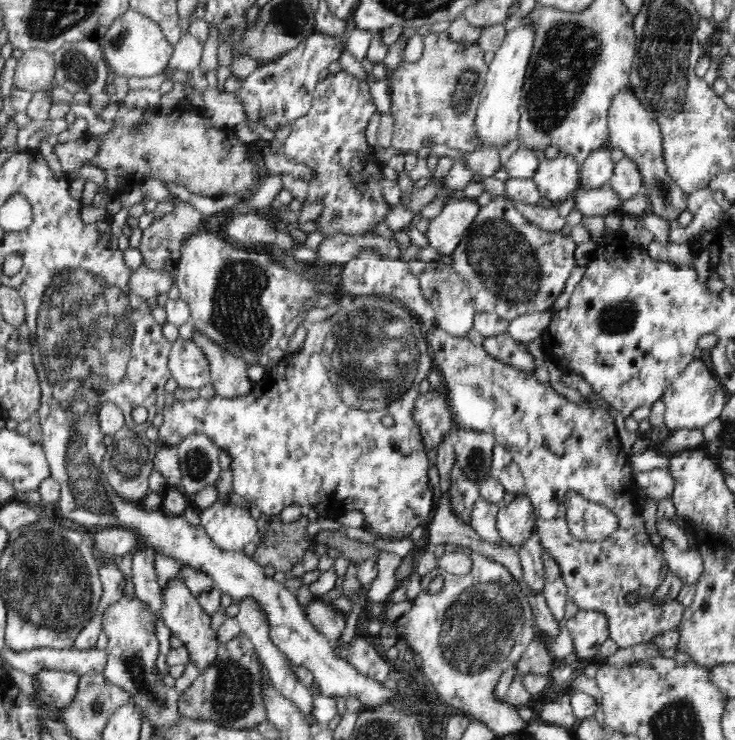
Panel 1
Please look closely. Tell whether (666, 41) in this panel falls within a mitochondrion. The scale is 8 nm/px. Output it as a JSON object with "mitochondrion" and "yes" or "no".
{"mitochondrion":"yes"}

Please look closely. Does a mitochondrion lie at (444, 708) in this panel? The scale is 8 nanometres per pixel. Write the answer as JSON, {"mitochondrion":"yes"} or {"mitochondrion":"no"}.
{"mitochondrion":"no"}

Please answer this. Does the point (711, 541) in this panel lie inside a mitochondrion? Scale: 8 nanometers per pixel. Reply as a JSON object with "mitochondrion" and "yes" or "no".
{"mitochondrion":"no"}

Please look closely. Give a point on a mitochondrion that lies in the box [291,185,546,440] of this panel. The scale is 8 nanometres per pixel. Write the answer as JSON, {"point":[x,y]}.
{"point":[368,360]}

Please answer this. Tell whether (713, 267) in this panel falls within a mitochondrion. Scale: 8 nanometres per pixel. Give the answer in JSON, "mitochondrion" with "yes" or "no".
{"mitochondrion":"no"}

